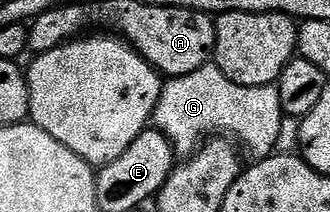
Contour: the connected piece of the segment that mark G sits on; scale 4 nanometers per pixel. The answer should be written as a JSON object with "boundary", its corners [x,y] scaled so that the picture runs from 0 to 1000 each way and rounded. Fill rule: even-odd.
{"boundary":[[[645,292],[618,302],[603,330],[567,358],[503,373],[488,420],[482,481],[464,524],[458,585],[473,618],[488,623],[512,660],[527,722],[548,745],[582,736],[624,651],[645,646],[703,651],[733,703],[736,693],[758,698],[773,726],[770,741],[779,745],[830,731],[833,703],[852,726],[897,722],[912,675],[912,590],[897,561],[858,561],[845,425],[830,401],[812,396],[794,415],[733,415],[691,377]]]}

